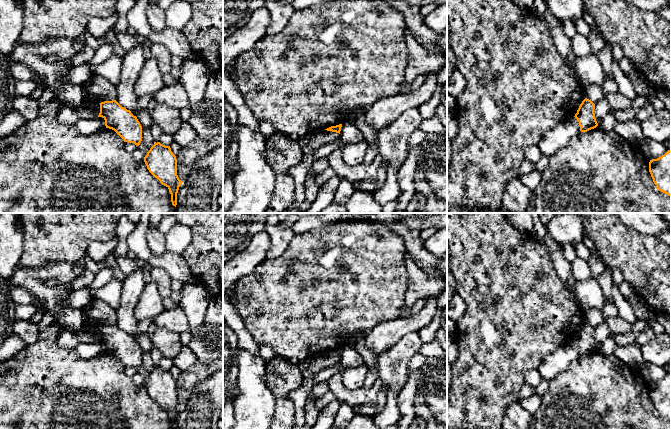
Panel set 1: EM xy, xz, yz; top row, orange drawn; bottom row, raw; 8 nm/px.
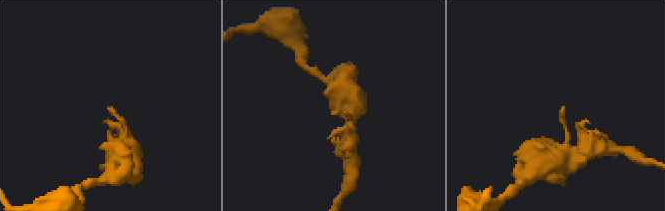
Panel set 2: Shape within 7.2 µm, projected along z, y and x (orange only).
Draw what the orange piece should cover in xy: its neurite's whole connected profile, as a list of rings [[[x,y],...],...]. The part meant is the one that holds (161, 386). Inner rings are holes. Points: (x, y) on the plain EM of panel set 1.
[[[154,366],[144,386],[149,396],[169,413],[172,429],[177,429],[177,417],[182,405],[177,399],[177,383],[170,370]]]

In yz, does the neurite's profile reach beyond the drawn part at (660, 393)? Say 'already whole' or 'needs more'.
already whole

